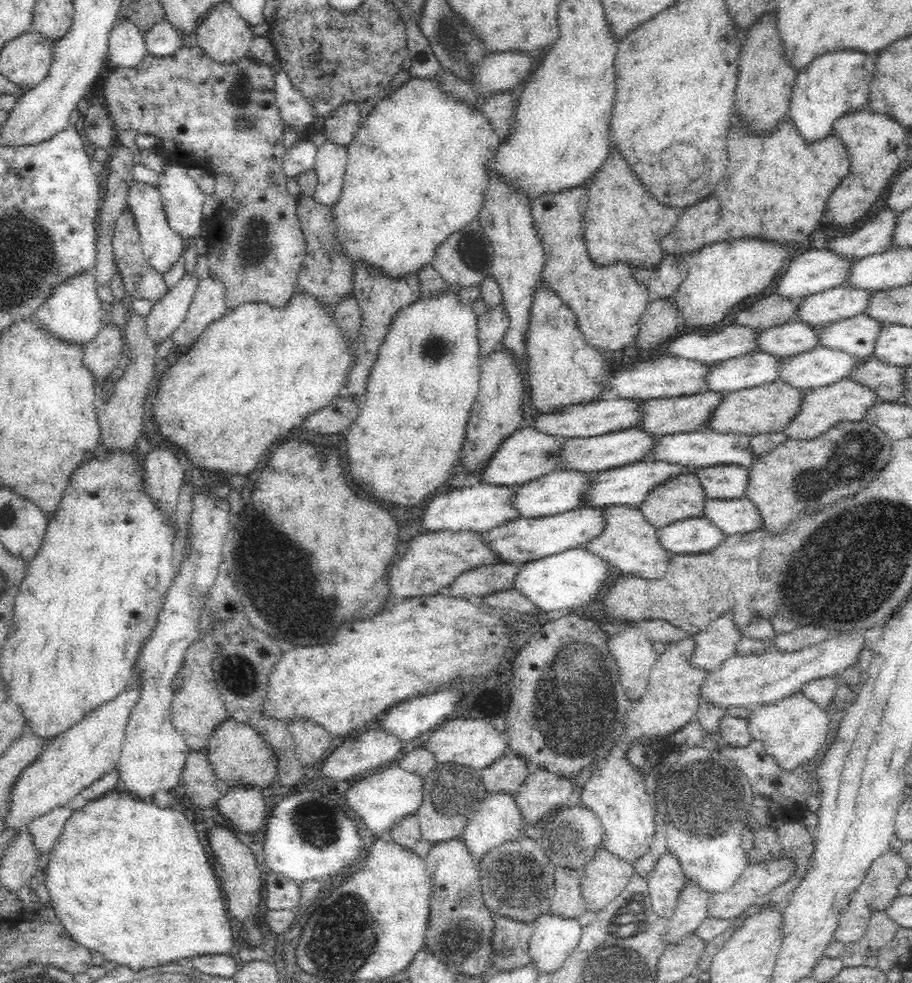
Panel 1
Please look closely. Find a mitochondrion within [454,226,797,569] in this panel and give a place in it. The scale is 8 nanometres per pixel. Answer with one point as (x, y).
(471, 251)

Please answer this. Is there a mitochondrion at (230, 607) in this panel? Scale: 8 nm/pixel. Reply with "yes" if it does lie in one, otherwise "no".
no

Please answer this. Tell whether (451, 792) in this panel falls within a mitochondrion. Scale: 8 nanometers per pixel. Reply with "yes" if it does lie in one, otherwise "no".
yes

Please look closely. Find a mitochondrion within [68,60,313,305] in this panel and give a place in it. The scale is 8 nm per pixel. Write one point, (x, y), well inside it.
(255, 243)

